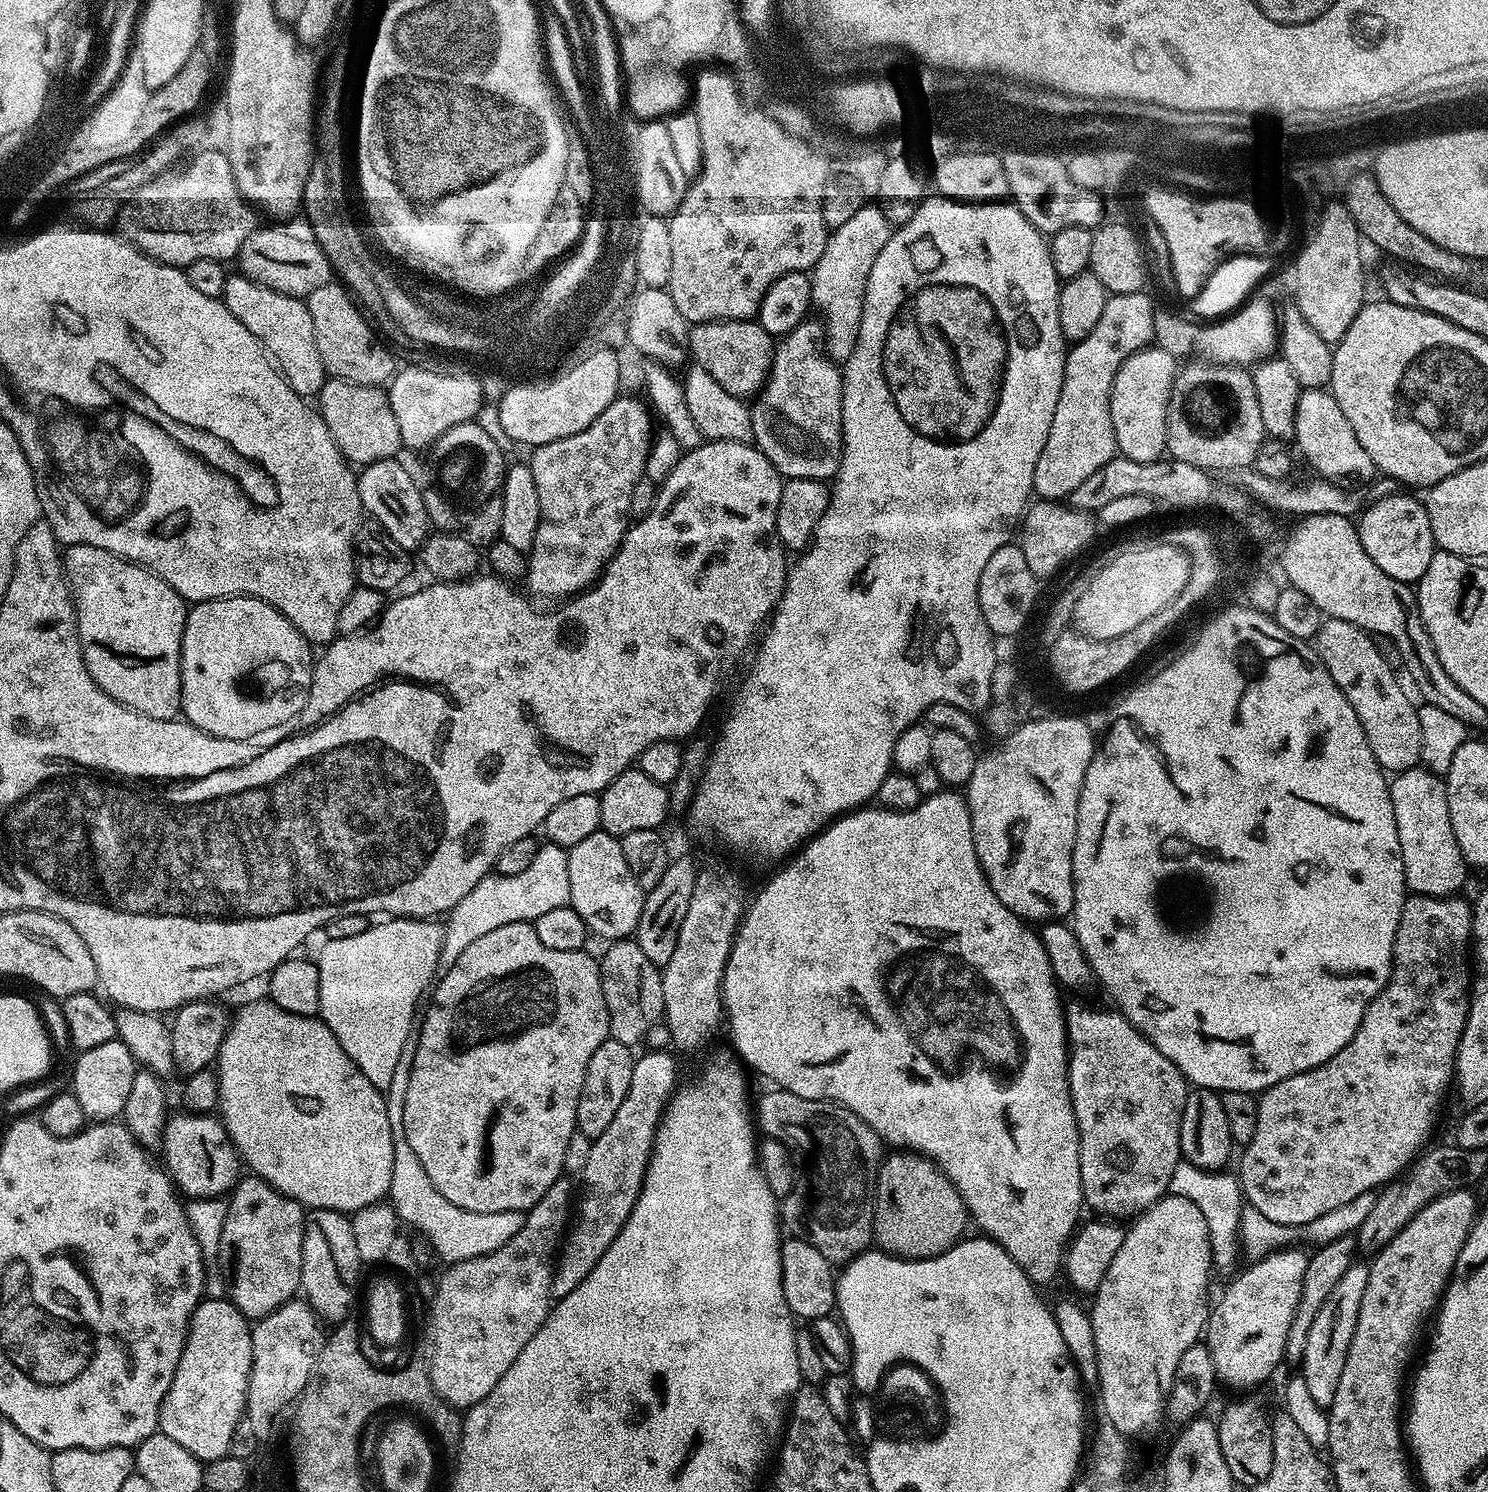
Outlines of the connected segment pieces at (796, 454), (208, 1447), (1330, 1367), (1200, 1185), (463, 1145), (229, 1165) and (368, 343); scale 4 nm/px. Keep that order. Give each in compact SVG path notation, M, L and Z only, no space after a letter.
M819 319L803 320L775 345L768 380L751 401L755 447L779 470L781 477L831 481L840 469L842 434L841 365L828 355L822 341L824 325Z
M205 1298L194 1310L188 1327L188 1337L184 1343L182 1356L178 1358L178 1368L170 1388L162 1398L160 1406L159 1431L166 1438L174 1438L182 1450L190 1450L194 1458L202 1462L220 1460L228 1455L234 1426L245 1415L248 1403L248 1379L252 1369L252 1330L249 1321L232 1303L231 1299L211 1300Z
M1353 1262L1342 1278L1335 1283L1334 1290L1331 1290L1329 1297L1318 1310L1307 1334L1306 1347L1300 1361L1302 1367L1300 1378L1311 1398L1309 1401L1322 1410L1332 1404L1334 1393L1338 1388L1338 1379L1342 1376L1350 1339L1353 1338L1354 1327L1358 1322L1358 1310L1362 1306L1362 1293L1366 1291L1367 1277L1368 1264Z
M1182 1162L1174 1170L1170 1178L1168 1192L1173 1196L1190 1198L1198 1210L1202 1210L1202 1218L1206 1218L1206 1230L1210 1238L1213 1261L1228 1260L1238 1252L1238 1237L1240 1234L1240 1215L1246 1207L1244 1193L1240 1191L1240 1181L1228 1170L1211 1172L1193 1164Z
M522 921L510 922L475 939L450 970L446 970L435 981L431 989L431 1003L427 1006L425 1022L418 1038L417 1053L414 1057L413 1070L410 1071L410 1086L407 1087L405 1113L406 1138L410 1147L422 1162L426 1178L434 1182L438 1194L462 1210L474 1210L478 1214L498 1214L498 1210L527 1213L554 1186L556 1180L565 1175L566 1146L572 1135L578 1130L578 1098L586 1078L586 1066L590 1066L590 1057L602 1042L610 1039L610 1014L606 1006L606 994L602 992L602 978L597 957L587 956L587 951L550 950L542 946L535 927Z
M180 1110L177 1116L176 1113L169 1115L168 1121L164 1124L163 1152L162 1164L168 1175L171 1176L173 1184L185 1197L193 1200L227 1197L242 1175L240 1154L232 1145L232 1139L228 1137L228 1131L224 1128L223 1123L212 1114Z
M339 282L318 286L307 296L310 322L314 322L314 342L322 354L322 366L331 379L354 382L358 386L384 386L392 380L398 364L385 341L373 332L368 319L360 313L360 305Z

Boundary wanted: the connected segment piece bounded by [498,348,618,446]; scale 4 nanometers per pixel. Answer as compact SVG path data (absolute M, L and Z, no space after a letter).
M603 348L591 352L583 360L571 365L572 373L562 382L540 384L538 390L519 387L516 392L503 389L498 400L502 427L512 442L535 446L546 442L558 442L558 438L570 438L578 430L586 430L610 402L618 395L616 389L616 360L613 349Z

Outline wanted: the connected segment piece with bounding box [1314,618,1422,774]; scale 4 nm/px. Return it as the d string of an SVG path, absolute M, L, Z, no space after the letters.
M1324 618L1314 637L1316 653L1330 670L1330 678L1346 694L1354 714L1362 722L1362 730L1370 742L1370 750L1385 773L1397 774L1421 763L1422 733L1417 705L1404 693L1396 681L1397 673L1386 664L1378 652L1375 639L1350 622Z

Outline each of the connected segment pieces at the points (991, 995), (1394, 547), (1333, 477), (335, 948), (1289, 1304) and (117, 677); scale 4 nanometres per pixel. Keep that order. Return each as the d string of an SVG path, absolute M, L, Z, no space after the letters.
M941 790L932 796L921 799L917 808L910 808L905 812L894 812L883 806L860 806L832 821L826 828L816 833L811 840L807 841L783 865L781 872L776 872L772 880L768 880L760 888L756 897L751 897L750 903L745 907L739 928L736 930L736 938L732 941L732 949L728 955L728 961L724 967L724 987L722 989L722 1008L726 1013L726 1028L728 1024L728 1036L736 1047L736 1052L757 1072L768 1080L773 1080L773 1085L784 1088L787 1092L798 1094L798 1098L814 1098L815 1100L834 1100L843 1108L849 1108L858 1118L862 1118L876 1131L885 1145L896 1144L897 1149L911 1150L917 1154L923 1154L929 1160L934 1161L939 1168L948 1175L950 1182L956 1184L956 1189L962 1194L964 1205L968 1207L968 1215L980 1227L979 1231L990 1240L996 1240L1018 1266L1028 1273L1032 1283L1037 1286L1048 1284L1056 1275L1061 1275L1062 1265L1066 1260L1066 1249L1078 1228L1081 1219L1080 1208L1084 1204L1082 1194L1082 1182L1080 1181L1080 1167L1078 1166L1078 1126L1076 1115L1072 1105L1072 1095L1068 1085L1068 1031L1064 1025L1066 1011L1065 1001L1060 1001L1061 989L1056 982L1056 976L1050 966L1050 958L1046 958L1046 950L1042 946L1039 935L1031 932L1029 925L1015 916L1006 906L1002 906L1002 898L994 894L982 866L978 862L978 854L974 850L974 838L972 837L972 819L968 809L967 799L960 796L956 790Z
M1393 494L1371 501L1359 513L1358 527L1362 547L1378 569L1396 579L1398 583L1412 586L1420 581L1422 574L1426 574L1426 566L1430 566L1436 543L1423 503L1412 496L1400 495Z
M1322 388L1301 391L1296 407L1294 444L1300 447L1301 454L1320 478L1333 484L1364 486L1377 475L1374 462L1370 462L1370 454L1366 454L1366 450L1362 450L1362 442L1354 438L1354 430L1350 430L1350 422L1346 422L1346 414L1342 414L1331 391Z
M388 918L385 921L385 924L376 924L373 928L364 928L361 932L352 932L349 936L330 941L321 950L320 956L315 957L320 975L318 1015L326 1026L330 1026L330 1030L334 1030L334 1038L338 1038L342 1050L350 1054L354 1066L358 1066L358 1070L362 1070L362 1074L366 1074L366 1078L381 1090L390 1086L406 1034L420 1007L419 999L433 987L437 979L436 968L444 934L443 927L428 918Z
M1296 1247L1276 1249L1253 1261L1242 1274L1238 1275L1226 1288L1218 1304L1211 1307L1206 1325L1206 1343L1214 1364L1216 1380L1225 1380L1240 1390L1248 1390L1251 1384L1260 1384L1276 1368L1276 1363L1284 1360L1286 1338L1290 1334L1290 1322L1296 1314L1301 1298L1303 1280L1309 1255Z
M69 544L66 548L66 575L76 606L76 629L90 678L103 692L120 704L159 720L181 715L180 651L189 605L156 572L116 556L110 550L89 544Z

